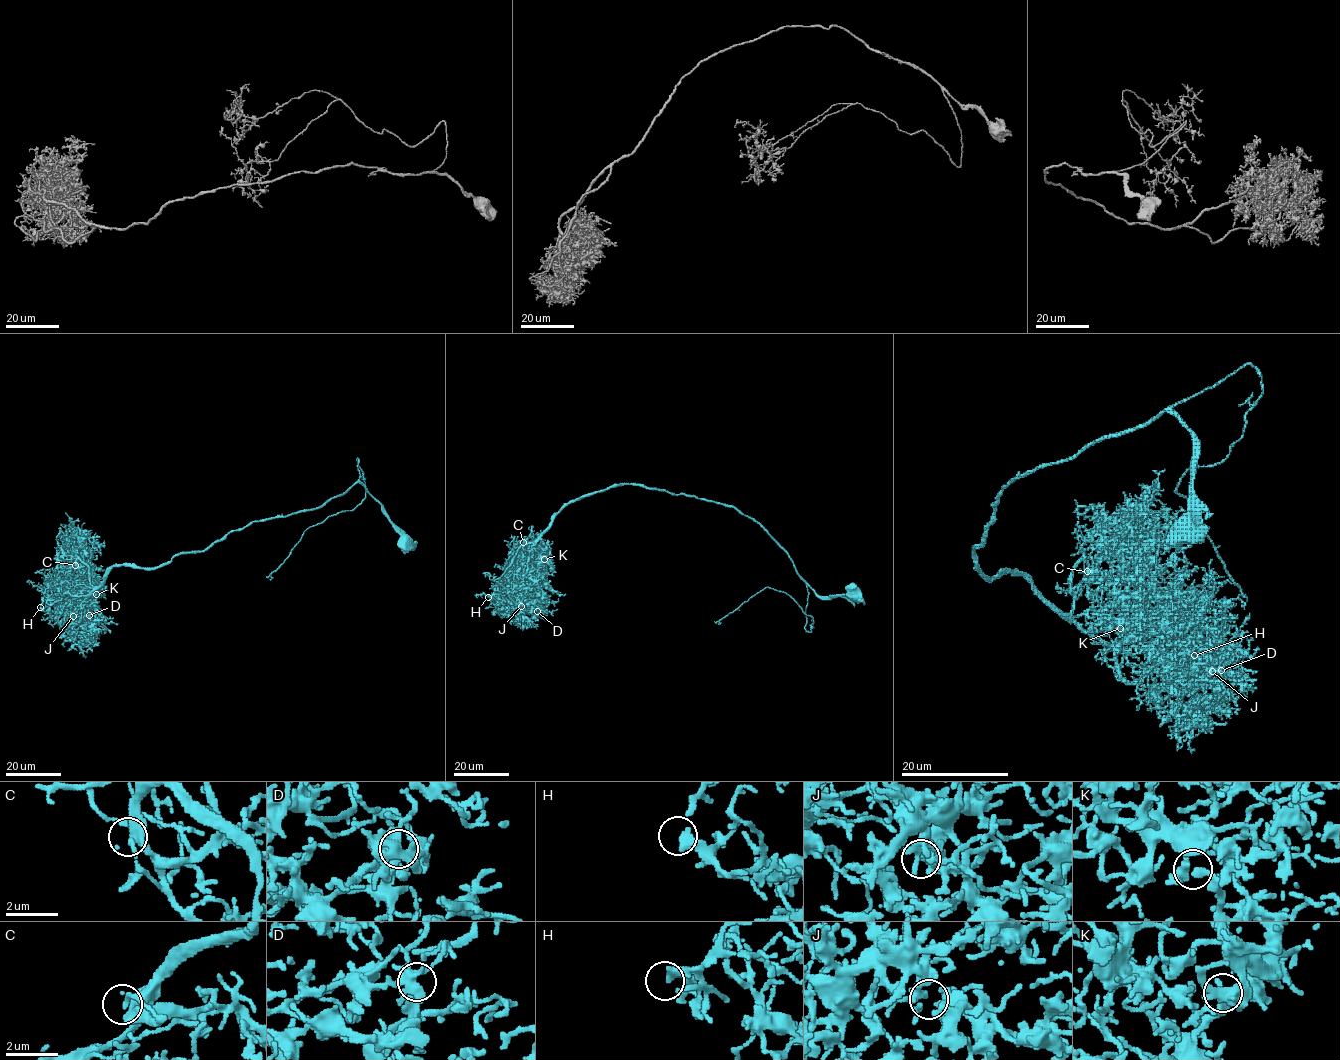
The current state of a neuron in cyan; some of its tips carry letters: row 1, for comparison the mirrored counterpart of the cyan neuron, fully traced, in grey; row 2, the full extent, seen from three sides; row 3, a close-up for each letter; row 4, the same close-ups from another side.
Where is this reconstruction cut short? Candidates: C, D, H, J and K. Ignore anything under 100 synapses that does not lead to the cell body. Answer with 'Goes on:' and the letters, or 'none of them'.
Goes on: none of them

